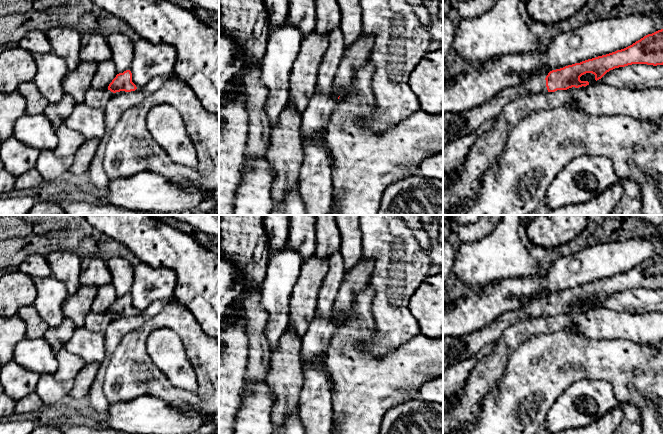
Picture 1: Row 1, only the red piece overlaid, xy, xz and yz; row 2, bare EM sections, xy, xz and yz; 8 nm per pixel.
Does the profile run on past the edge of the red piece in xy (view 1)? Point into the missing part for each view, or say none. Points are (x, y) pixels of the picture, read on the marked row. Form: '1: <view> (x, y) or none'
1: none

